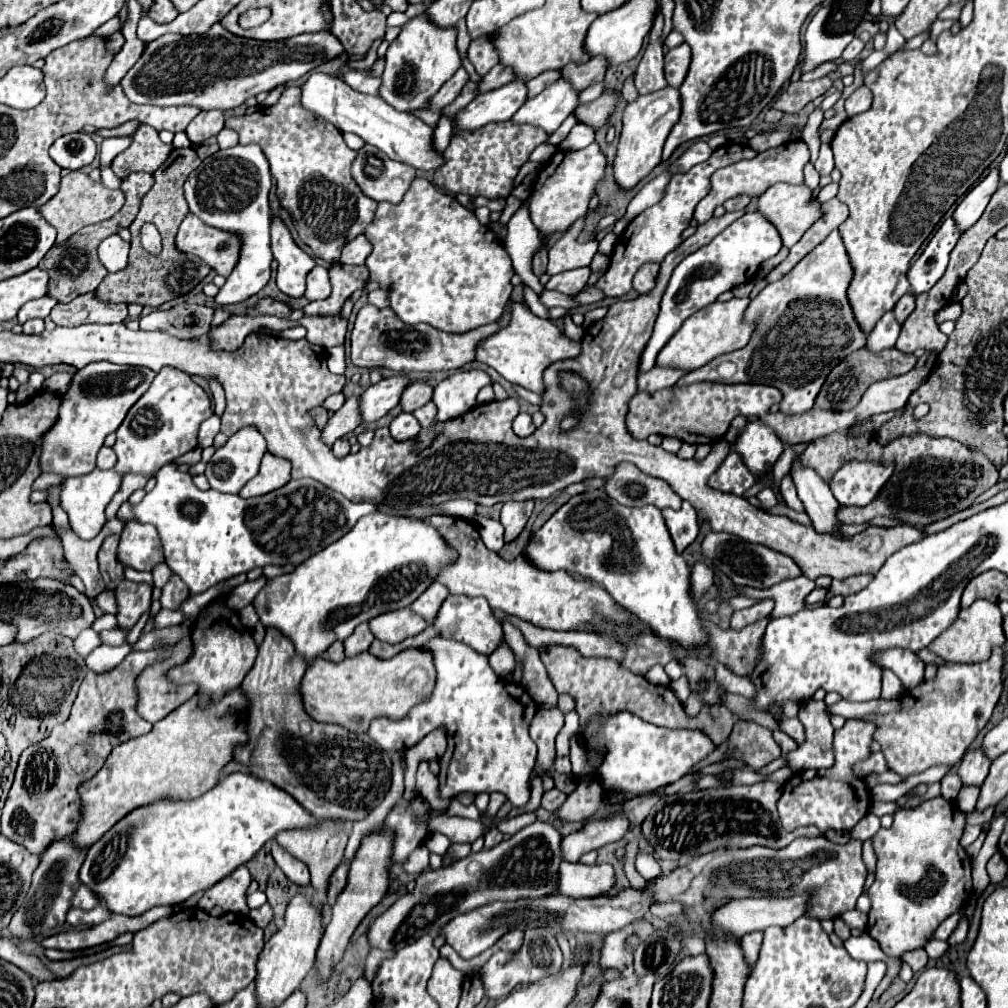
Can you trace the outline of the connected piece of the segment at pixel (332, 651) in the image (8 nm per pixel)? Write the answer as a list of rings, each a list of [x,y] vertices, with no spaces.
[[[336,641],[334,645],[330,645],[328,649],[326,649],[326,653],[322,653],[322,659],[328,659],[328,661],[342,661],[344,659],[344,645],[342,645],[342,641]]]

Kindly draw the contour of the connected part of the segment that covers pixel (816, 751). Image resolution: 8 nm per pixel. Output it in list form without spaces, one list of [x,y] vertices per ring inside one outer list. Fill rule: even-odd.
[[[806,701],[800,705],[798,718],[806,727],[806,743],[800,745],[796,751],[788,753],[788,763],[794,771],[806,769],[828,769],[834,765],[834,753],[828,751],[832,747],[834,729],[830,725],[830,715],[826,713],[824,701]]]

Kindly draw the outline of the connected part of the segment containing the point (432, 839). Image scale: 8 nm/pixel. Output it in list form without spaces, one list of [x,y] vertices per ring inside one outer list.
[[[432,833],[428,839],[426,839],[426,847],[430,849],[430,853],[436,853],[436,855],[444,855],[446,849],[450,847],[450,839],[442,833]]]

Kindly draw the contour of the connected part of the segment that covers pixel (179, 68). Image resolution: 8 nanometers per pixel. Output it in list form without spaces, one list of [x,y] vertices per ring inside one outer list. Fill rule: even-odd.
[[[216,23],[206,35],[180,37],[166,33],[148,43],[146,53],[122,79],[122,89],[132,103],[194,105],[198,109],[234,109],[246,99],[278,85],[290,85],[318,65],[344,53],[342,43],[328,31],[304,33],[288,41],[254,41],[228,33]]]

